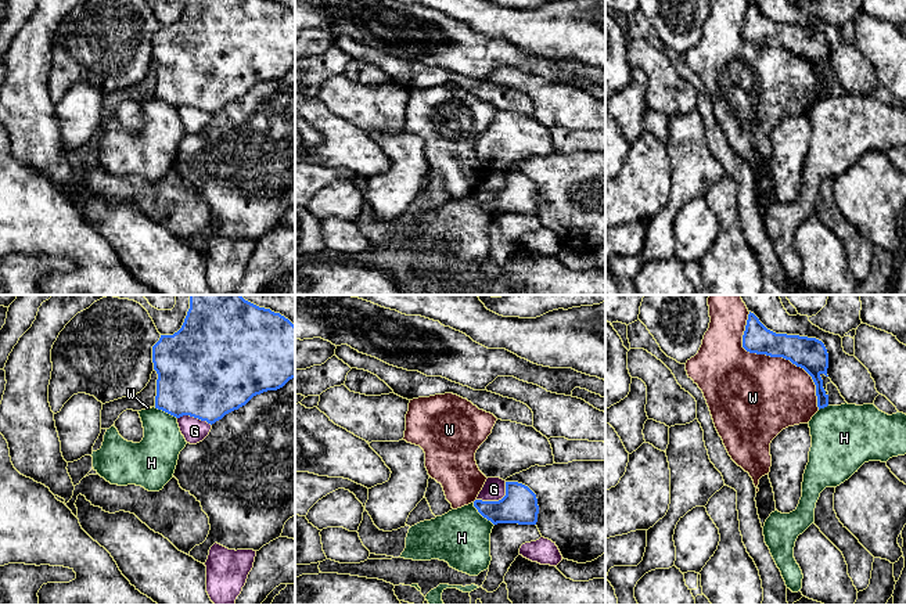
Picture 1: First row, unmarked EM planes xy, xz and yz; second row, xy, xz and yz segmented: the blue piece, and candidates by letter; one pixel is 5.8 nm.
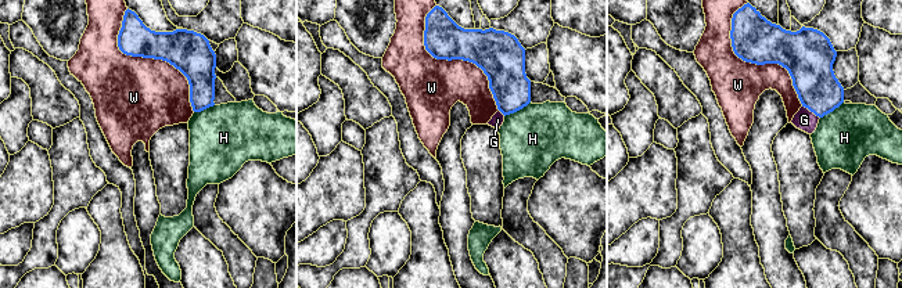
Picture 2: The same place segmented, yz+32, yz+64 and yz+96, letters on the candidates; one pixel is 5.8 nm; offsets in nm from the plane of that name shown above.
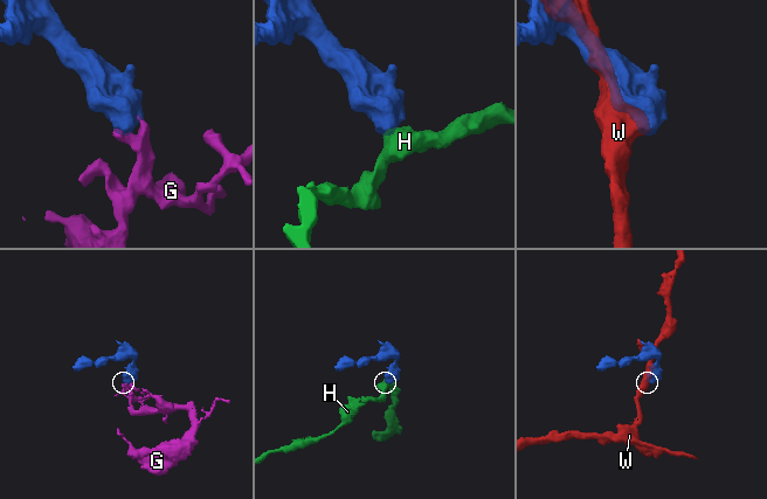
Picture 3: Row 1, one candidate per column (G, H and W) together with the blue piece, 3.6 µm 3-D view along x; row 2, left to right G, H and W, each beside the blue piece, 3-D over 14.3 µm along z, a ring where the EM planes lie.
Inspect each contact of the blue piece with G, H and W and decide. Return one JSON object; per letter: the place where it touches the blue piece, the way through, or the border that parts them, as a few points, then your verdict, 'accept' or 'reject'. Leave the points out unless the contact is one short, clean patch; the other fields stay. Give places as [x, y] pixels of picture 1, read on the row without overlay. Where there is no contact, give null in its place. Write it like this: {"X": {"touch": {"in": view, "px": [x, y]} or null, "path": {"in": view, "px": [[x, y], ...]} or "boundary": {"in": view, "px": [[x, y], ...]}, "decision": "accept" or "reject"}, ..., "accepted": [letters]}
{"G": {"touch": {"in": "xz", "px": [496, 191]}, "decision": "reject"}, "H": {"touch": {"in": "xz", "px": [482, 205]}, "boundary": {"in": "xz", "px": [[473, 193], [493, 215]]}, "decision": "reject"}, "W": {"touch": {"in": "yz", "px": [776, 46]}, "decision": "reject"}, "accepted": []}

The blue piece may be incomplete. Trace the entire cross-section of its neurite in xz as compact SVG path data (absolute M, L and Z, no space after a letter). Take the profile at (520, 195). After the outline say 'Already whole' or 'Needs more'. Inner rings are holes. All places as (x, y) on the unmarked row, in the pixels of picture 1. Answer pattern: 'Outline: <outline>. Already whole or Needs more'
Outline: M506 172L506 186L501 190L475 190L474 197L493 215L536 215L538 212L539 195L536 184L518 172Z. Already whole

